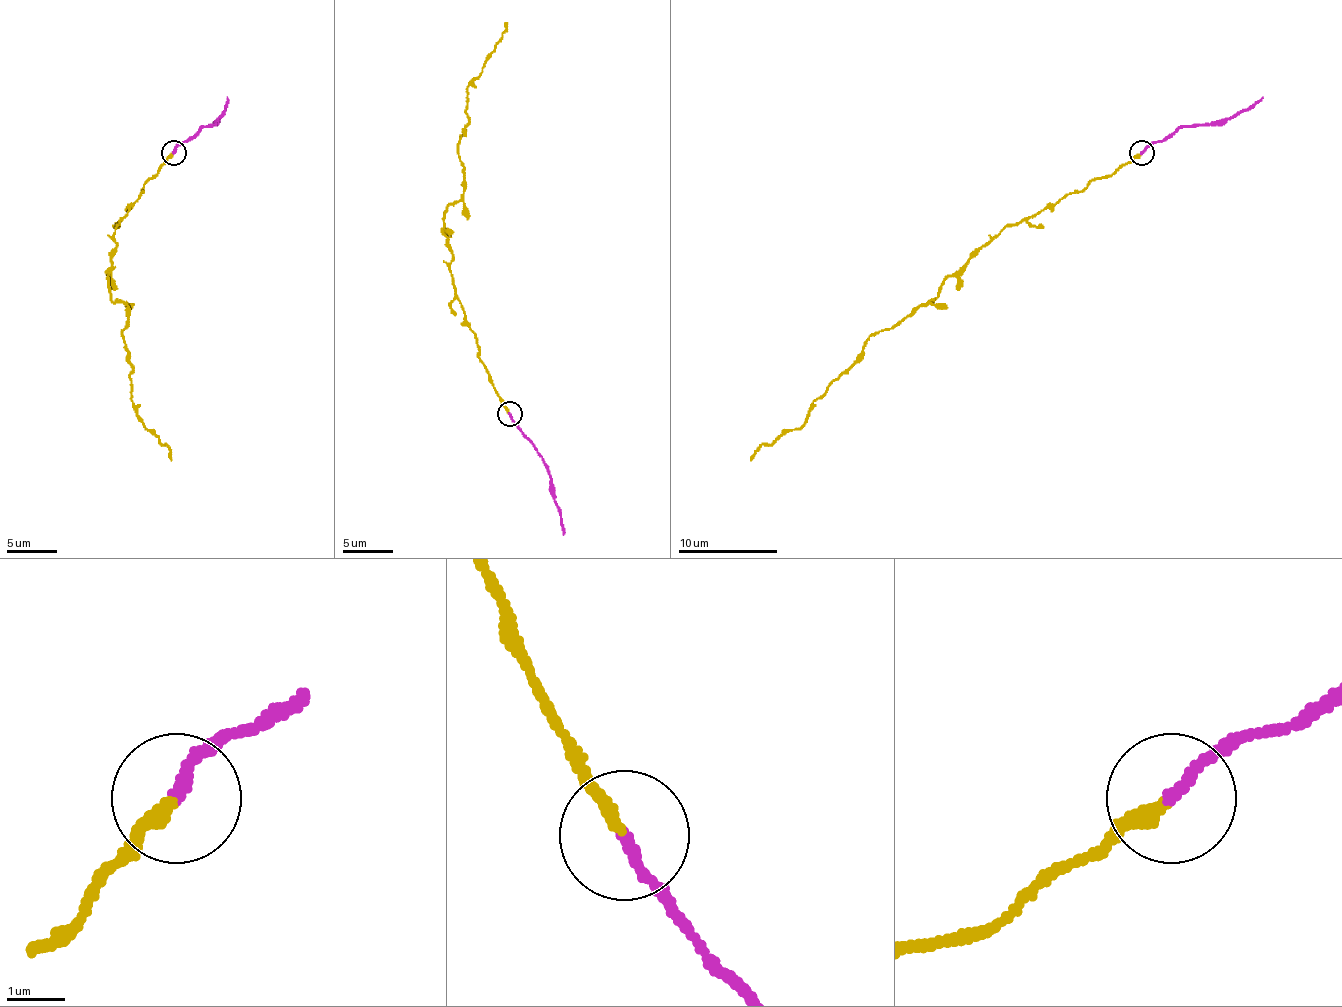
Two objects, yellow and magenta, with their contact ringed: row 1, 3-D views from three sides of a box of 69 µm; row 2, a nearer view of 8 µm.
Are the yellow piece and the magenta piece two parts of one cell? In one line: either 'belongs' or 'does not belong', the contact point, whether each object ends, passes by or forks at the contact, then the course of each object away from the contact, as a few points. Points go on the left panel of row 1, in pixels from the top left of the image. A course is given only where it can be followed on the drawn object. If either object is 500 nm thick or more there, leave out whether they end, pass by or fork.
does not belong; place (173, 153); yellow ends; magenta ends; course yellow (174, 153), (117, 223), (107, 275), (109, 295), (127, 308), (122, 335), (137, 415), (171, 460); course magenta (174, 153), (214, 123), (224, 111), (226, 96)

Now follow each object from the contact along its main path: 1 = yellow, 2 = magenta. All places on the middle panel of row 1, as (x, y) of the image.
1: (510, 413), (478, 356), (443, 221), (463, 191), (458, 144), (468, 122), (468, 87), (507, 22)
2: (510, 413), (542, 458), (550, 475), (550, 493), (562, 535)

